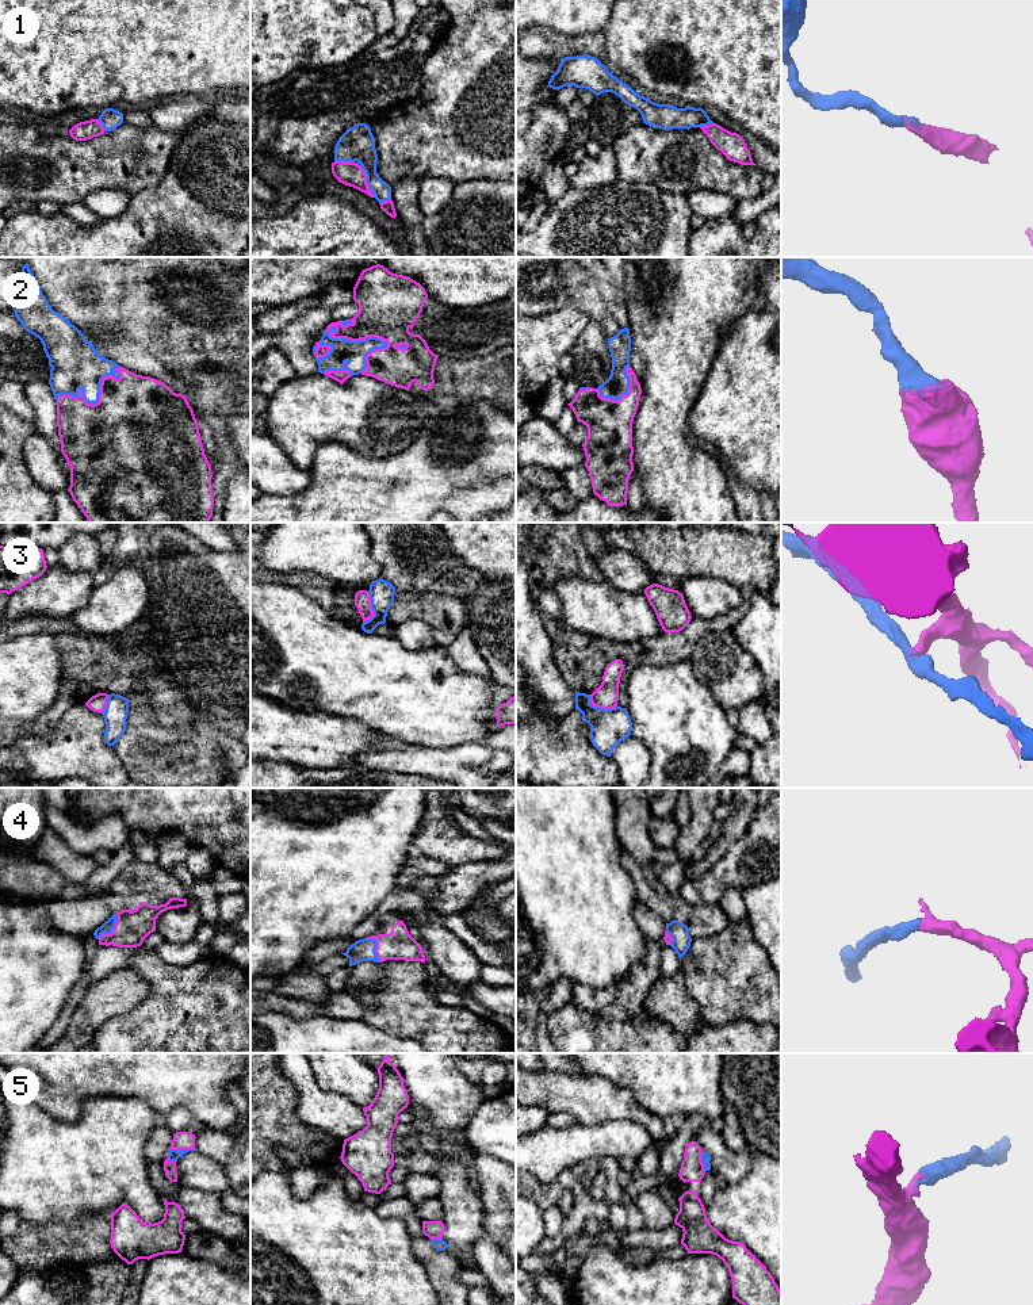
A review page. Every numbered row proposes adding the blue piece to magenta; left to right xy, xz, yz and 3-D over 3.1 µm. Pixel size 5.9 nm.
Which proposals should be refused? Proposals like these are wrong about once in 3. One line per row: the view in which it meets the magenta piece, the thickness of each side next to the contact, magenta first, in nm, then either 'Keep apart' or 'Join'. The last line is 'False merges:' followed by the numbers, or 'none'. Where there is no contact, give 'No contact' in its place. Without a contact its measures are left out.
1: Touches magenta in xz. Thickness 140 nm (magenta) against 200 nm. Join
2: Touches magenta in xz. Thickness 340 nm (magenta) against 140 nm. Join
3: Touches magenta in yz. Thickness 150 nm (magenta) against 220 nm. Keep apart
4: Touches magenta in xy. Thickness 200 nm (magenta) against 70 nm. Join
5: Touches magenta in xy. Thickness 110 nm (magenta) against 70 nm. Join
False merges: 3

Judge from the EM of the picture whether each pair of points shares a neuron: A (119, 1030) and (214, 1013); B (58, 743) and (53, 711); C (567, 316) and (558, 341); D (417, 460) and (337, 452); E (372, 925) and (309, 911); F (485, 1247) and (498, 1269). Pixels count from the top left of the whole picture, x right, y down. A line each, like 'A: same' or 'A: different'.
A: same
B: different
C: same
D: same
E: different
F: same

